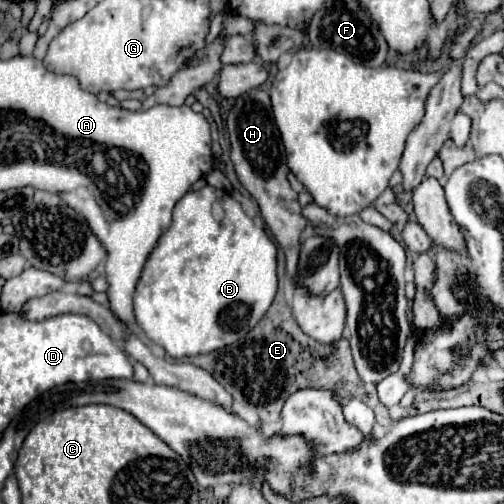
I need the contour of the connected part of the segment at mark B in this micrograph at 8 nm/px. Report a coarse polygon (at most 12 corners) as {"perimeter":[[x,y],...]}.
{"perimeter":[[184,194],[134,294],[172,358],[270,308],[276,246],[228,194]]}

